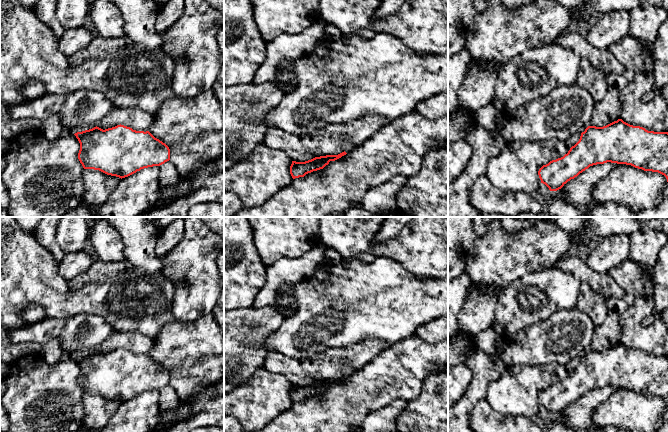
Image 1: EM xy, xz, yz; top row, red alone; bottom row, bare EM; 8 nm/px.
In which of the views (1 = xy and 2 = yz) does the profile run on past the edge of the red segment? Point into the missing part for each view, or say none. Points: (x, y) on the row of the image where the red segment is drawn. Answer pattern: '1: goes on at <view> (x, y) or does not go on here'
1: does not go on here
2: does not go on here

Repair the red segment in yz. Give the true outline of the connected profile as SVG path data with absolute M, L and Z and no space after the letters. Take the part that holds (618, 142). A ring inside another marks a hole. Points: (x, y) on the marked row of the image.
M622 119L603 127L588 126L567 154L543 165L538 175L541 183L550 191L557 191L590 166L607 162L658 172L664 175L668 182L668 132L648 131L643 127L630 125Z

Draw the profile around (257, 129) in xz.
M273 82L224 88L224 170L263 143L268 126L262 119L285 94Z

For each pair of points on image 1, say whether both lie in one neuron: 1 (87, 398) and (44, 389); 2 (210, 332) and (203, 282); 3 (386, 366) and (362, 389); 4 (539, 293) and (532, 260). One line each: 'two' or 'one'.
1: two
2: two
3: one
4: two

